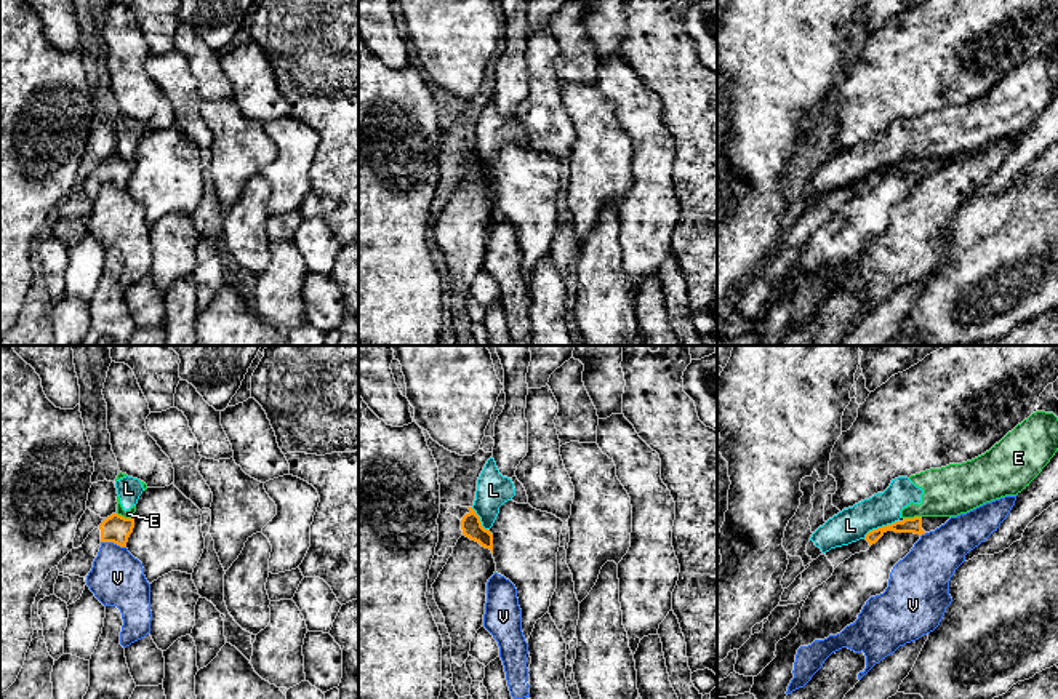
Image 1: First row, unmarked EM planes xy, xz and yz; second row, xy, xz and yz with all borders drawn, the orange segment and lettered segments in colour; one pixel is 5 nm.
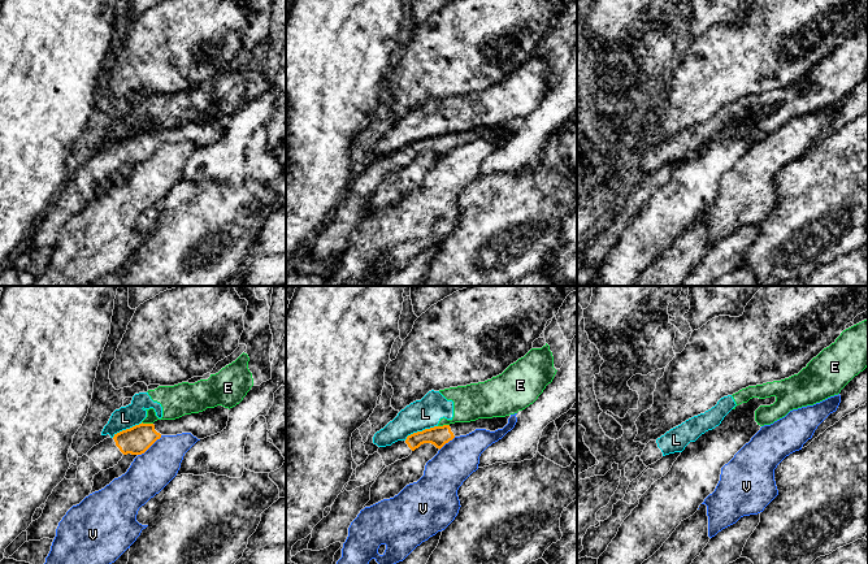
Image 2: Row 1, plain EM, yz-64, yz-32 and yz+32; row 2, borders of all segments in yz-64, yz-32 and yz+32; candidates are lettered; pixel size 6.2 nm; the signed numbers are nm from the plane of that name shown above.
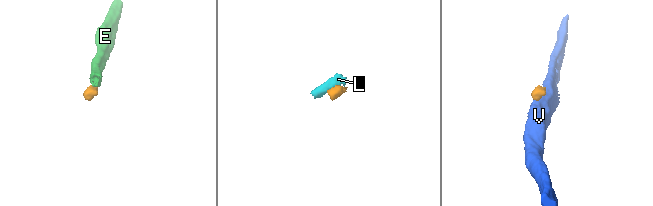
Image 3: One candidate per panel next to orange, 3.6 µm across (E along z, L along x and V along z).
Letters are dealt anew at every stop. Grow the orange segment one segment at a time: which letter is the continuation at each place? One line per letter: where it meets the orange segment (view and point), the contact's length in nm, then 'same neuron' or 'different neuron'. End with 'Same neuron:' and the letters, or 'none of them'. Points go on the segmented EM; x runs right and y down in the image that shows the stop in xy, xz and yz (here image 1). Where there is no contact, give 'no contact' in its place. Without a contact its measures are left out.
E: contact yz (914, 517); length 90 nm; different neuron
L: contact yz (879, 528); length 200 nm; different neuron
V: contact xy (114, 543); length 130 nm; different neuron
Same neuron: none of them

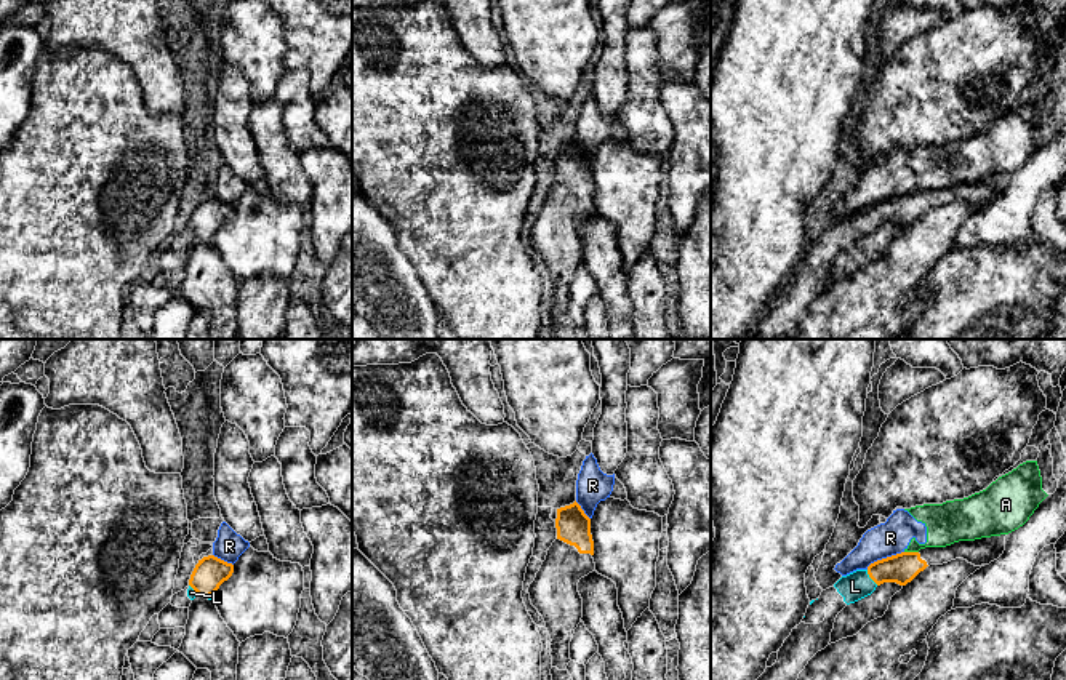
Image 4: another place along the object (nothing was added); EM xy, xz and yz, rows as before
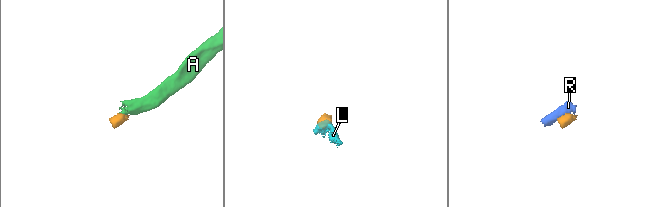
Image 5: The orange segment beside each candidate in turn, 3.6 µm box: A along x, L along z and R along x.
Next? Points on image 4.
A: contact yz (911, 552); length 70 nm; different neuron
L: contact yz (871, 578); length 100 nm; same neuron
R: contact yz (884, 559); length 220 nm; different neuron
Same neuron: L

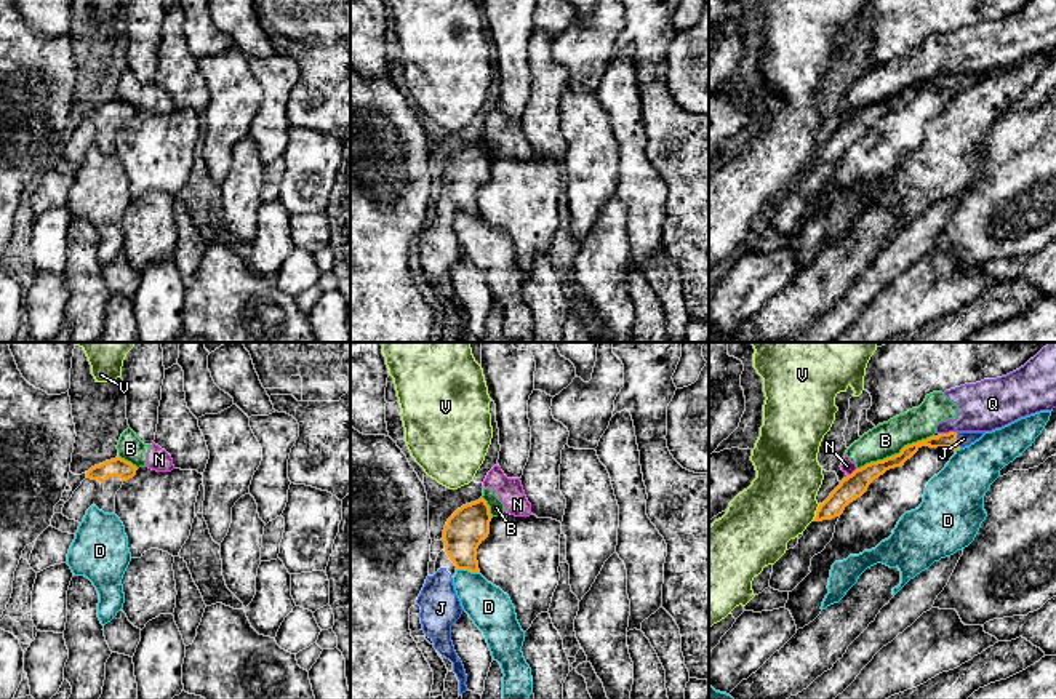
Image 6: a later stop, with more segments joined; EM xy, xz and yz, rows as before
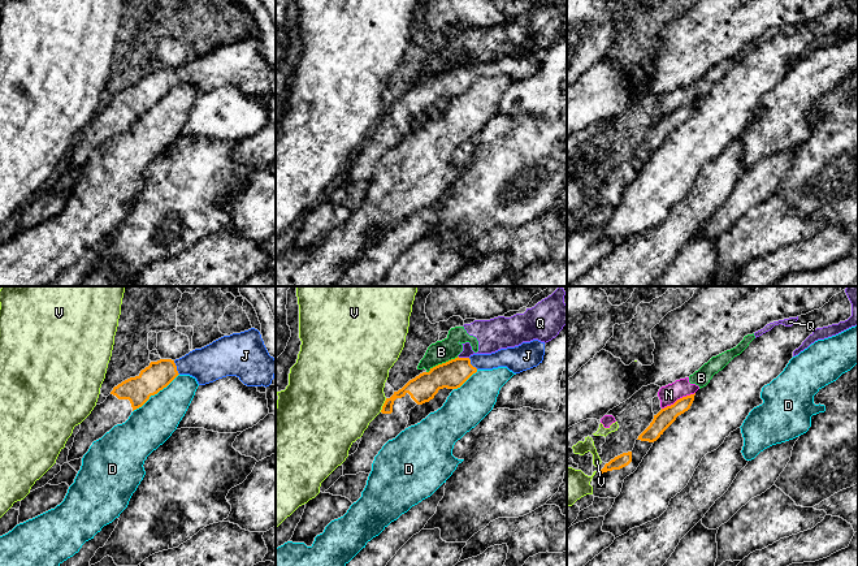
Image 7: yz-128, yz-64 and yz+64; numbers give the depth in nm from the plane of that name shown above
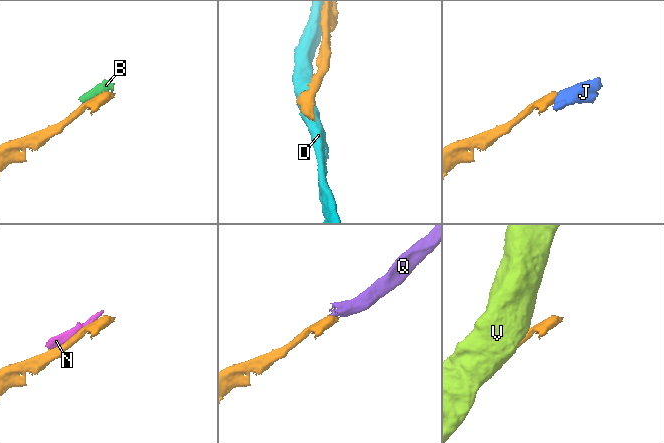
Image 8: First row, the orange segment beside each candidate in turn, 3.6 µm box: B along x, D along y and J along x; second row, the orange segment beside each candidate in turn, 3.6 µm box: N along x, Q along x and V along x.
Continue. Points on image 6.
B: contact yz (895, 455); length 420 nm; different neuron
D: contact xz (468, 570); length 120 nm; different neuron
J: contact yz (956, 440); length 80 nm; same neuron
N: contact yz (853, 472); length 60 nm; different neuron
Q: contact yz (949, 432); length 90 nm; different neuron
V: contact yz (816, 512); length 90 nm; different neuron
Same neuron: J

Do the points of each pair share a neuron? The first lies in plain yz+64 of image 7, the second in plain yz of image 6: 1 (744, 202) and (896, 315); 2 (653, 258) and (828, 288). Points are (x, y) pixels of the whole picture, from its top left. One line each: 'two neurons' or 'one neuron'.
1: two neurons
2: one neuron

